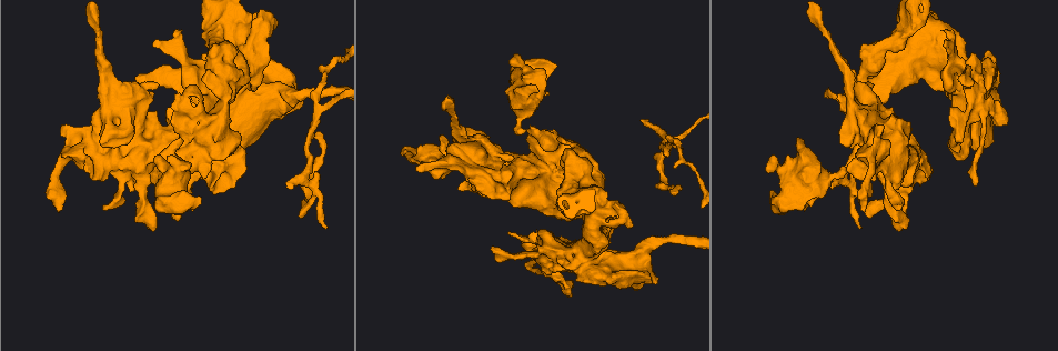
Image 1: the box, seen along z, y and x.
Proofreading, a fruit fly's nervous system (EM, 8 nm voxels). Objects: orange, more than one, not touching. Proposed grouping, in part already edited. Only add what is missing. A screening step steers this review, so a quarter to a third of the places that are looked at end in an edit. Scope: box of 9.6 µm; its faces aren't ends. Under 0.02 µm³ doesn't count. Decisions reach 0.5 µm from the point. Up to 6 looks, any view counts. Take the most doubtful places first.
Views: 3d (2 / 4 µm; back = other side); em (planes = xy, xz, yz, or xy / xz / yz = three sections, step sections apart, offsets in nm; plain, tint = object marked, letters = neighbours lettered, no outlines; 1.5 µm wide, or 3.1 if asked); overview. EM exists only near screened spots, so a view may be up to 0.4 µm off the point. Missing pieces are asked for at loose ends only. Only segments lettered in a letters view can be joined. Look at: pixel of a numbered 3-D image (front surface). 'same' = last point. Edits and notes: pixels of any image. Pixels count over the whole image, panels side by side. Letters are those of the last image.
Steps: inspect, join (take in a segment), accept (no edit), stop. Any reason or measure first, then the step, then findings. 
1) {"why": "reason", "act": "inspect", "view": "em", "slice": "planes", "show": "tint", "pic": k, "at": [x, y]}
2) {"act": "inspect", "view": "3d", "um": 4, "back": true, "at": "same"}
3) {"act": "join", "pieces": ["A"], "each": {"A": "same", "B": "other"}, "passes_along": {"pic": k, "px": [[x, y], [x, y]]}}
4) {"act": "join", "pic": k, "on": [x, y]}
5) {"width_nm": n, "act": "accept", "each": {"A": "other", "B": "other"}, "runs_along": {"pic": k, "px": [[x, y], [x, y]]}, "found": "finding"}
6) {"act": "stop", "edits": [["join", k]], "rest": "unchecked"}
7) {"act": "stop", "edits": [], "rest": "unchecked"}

{"why": "free end", "act": "inspect", "view": "em", "slice": "yz", "step": 4, "show": "tint", "pic": 1, "at": [315, 132]}

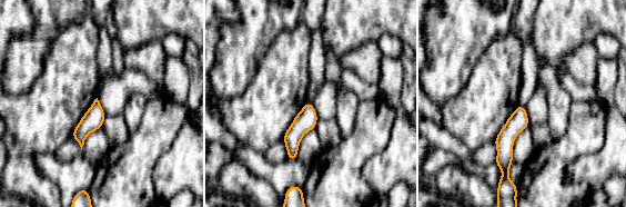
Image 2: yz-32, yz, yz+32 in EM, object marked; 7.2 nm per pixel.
{"why": "another direction", "act": "inspect", "view": "em", "slice": "planes", "show": "letters", "at": "same"}

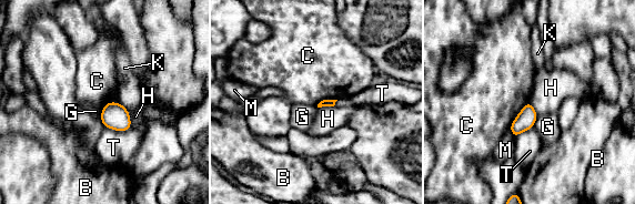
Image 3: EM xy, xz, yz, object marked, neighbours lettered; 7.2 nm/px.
{"act": "accept", "each": {"B": "other", "C": "other", "G": "other", "H": "other", "K": "other", "M": "other", "T": "other"}, "found": "none of them fits"}

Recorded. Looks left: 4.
{"why": "branch stops here", "act": "inspect", "view": "em", "slice": "xz", "step": 4, "show": "letters", "pic": 1, "at": [646, 122]}

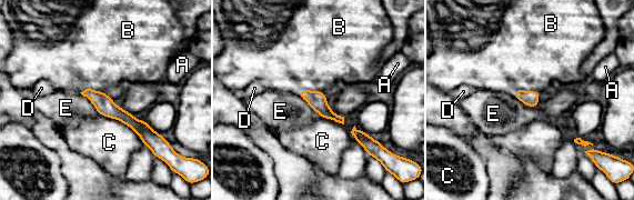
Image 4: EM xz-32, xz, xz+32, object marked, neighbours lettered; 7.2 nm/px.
{"act": "join", "pieces": ["B"], "each": {"A": "other", "B": "same", "C": "other", "D": "other", "E": "other"}, "found": "it goes on there"}

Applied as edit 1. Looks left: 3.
{"why": "redraw", "act": "inspect", "view": "overview"}

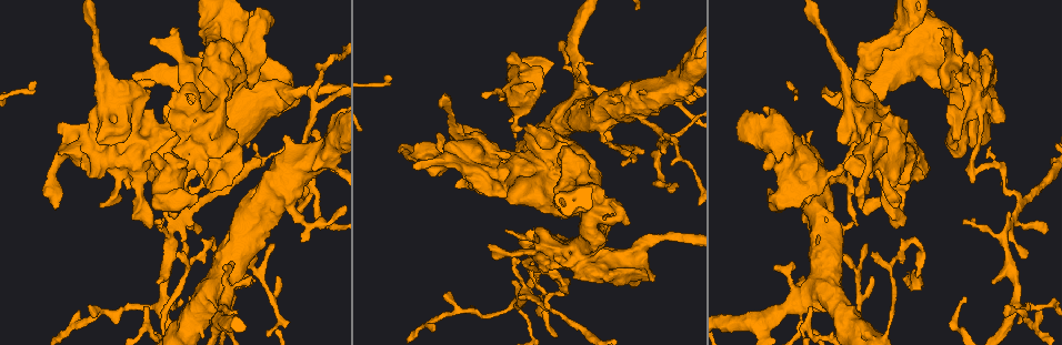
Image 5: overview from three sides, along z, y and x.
{"why": "thick end", "act": "inspect", "view": "em", "slice": "planes", "show": "tint", "pic": 5, "at": [802, 206]}

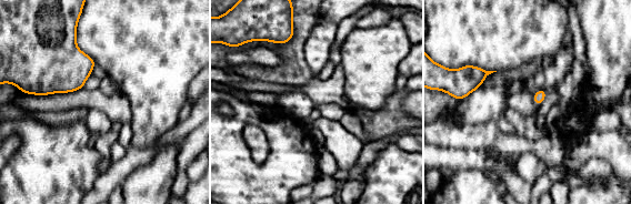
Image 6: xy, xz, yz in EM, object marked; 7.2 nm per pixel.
{"why": "what lies round it", "act": "inspect", "view": "em", "slice": "planes", "show": "letters", "at": "same"}

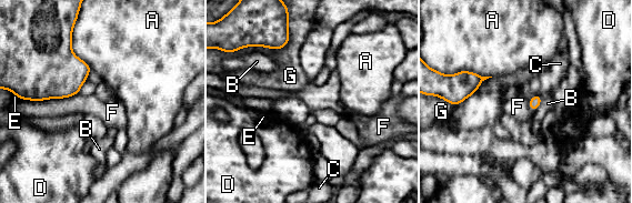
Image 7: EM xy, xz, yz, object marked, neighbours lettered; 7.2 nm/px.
{"act": "accept", "each": {"A": "other", "B": "other", "C": "other", "D": "other", "E": "other", "F": "other", "G": "other"}, "border": {"pic": 7, "px": [[543, 99], [534, 112]]}, "found": "none of them fits"}

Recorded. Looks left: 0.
{"act": "stop", "edits": [["join", 4]], "rest": "unchecked"}

